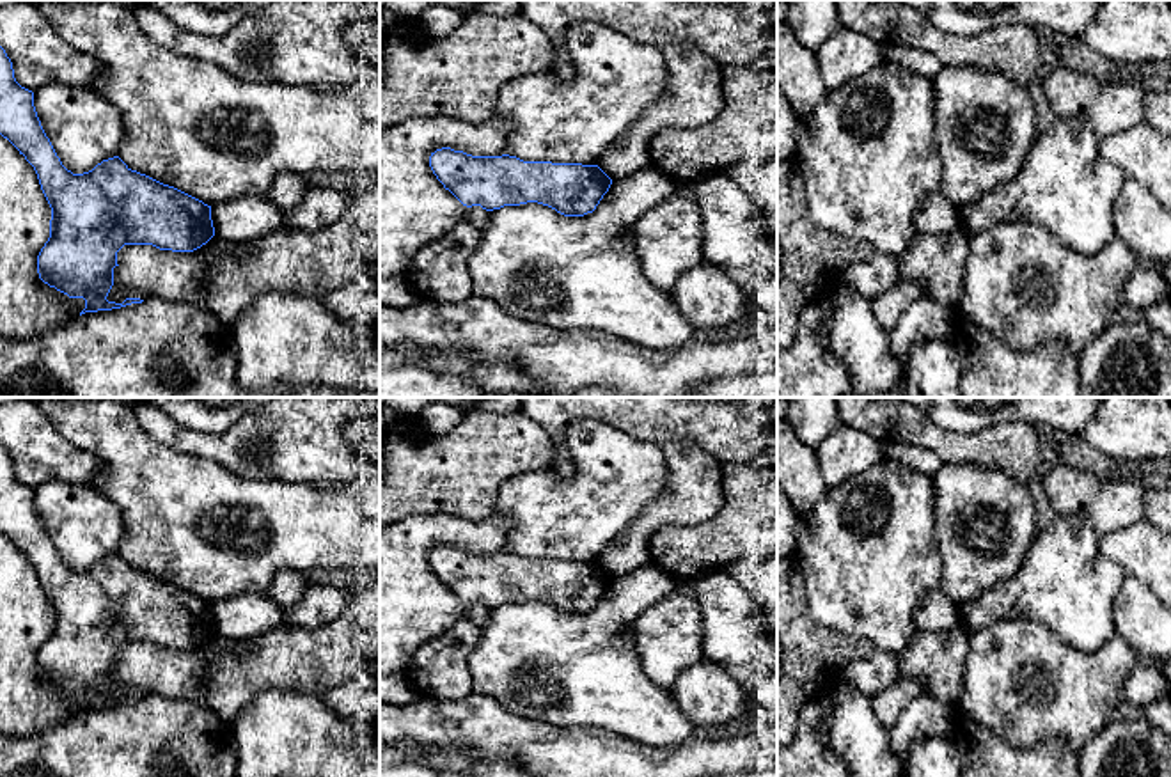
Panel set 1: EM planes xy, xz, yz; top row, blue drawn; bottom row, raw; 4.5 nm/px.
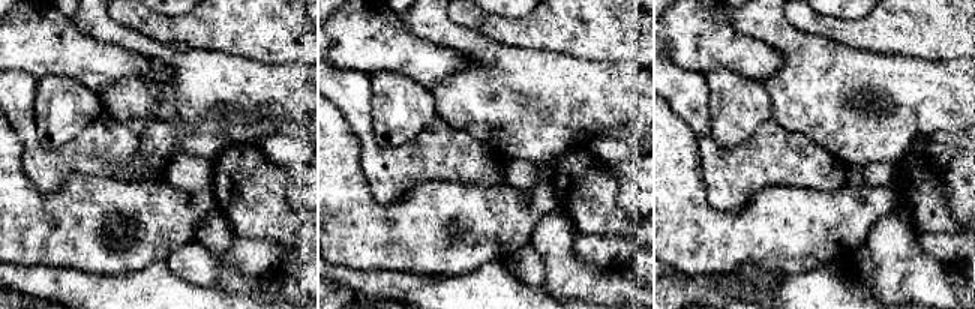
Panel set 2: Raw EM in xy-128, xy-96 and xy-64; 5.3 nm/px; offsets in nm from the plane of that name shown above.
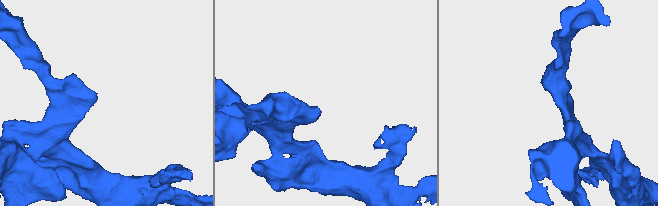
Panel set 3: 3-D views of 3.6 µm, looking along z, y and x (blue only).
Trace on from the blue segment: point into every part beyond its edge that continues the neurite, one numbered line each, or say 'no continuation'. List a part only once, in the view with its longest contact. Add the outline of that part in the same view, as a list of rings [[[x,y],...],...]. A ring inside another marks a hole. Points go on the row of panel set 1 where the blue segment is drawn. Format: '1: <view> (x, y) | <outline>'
no continuation

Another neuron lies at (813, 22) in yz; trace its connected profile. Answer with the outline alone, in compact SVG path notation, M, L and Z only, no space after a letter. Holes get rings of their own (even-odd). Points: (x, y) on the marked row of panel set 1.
M797 0L788 5L786 23L797 41L813 51L843 28L836 0Z

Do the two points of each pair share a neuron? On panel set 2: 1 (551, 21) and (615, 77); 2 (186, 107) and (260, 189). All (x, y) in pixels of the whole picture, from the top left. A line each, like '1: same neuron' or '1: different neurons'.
1: different neurons
2: different neurons

